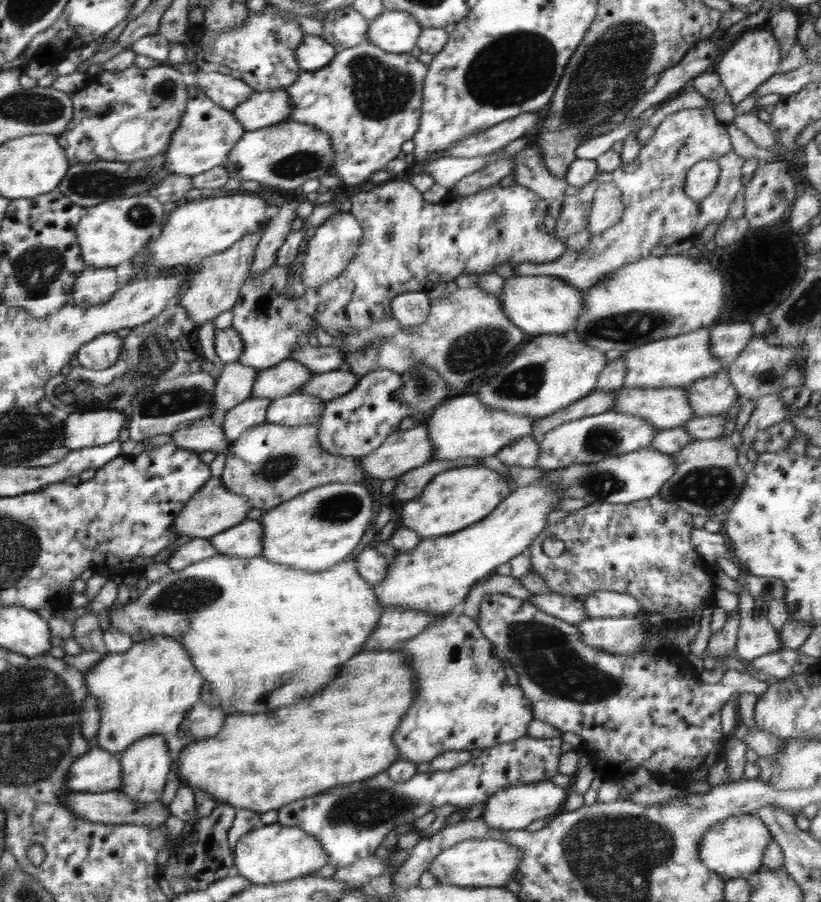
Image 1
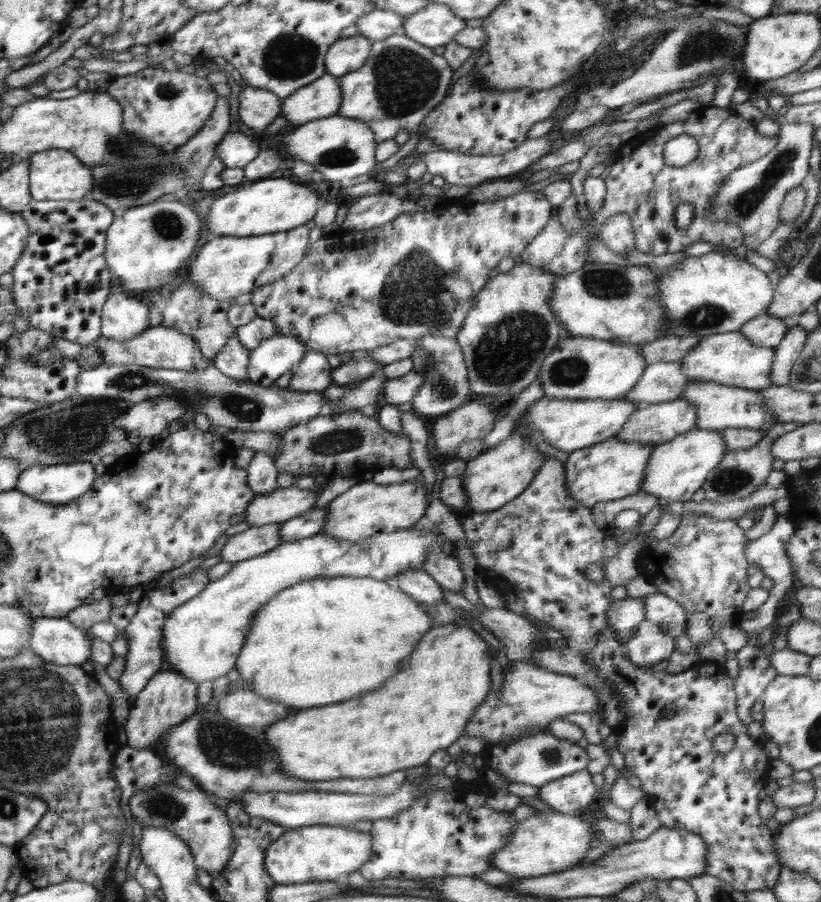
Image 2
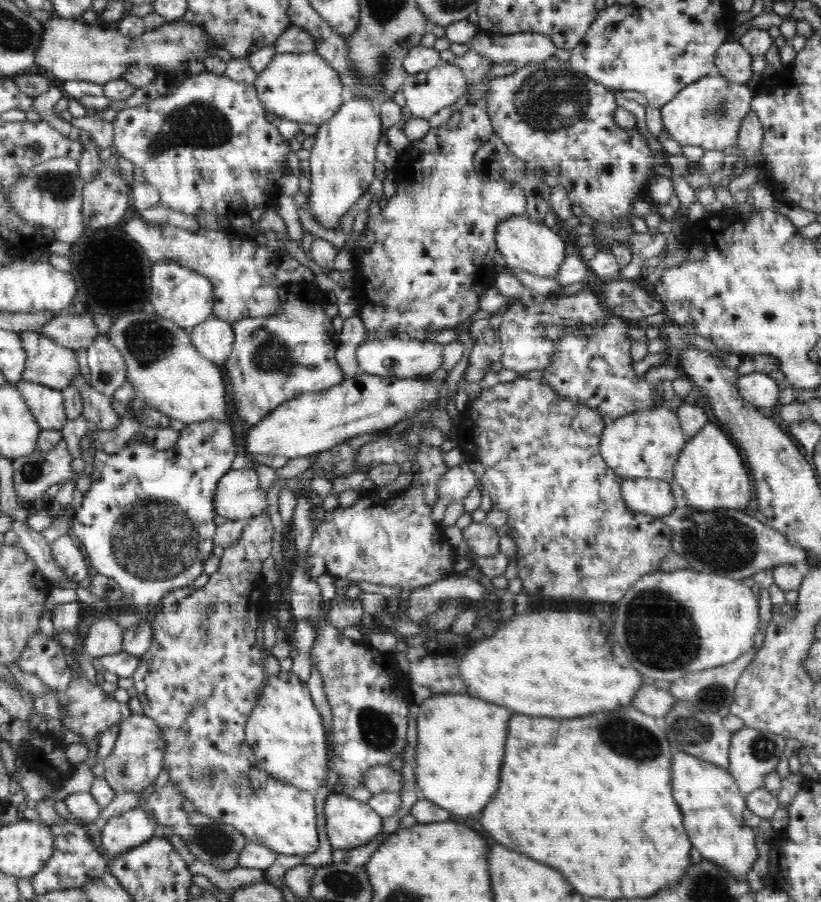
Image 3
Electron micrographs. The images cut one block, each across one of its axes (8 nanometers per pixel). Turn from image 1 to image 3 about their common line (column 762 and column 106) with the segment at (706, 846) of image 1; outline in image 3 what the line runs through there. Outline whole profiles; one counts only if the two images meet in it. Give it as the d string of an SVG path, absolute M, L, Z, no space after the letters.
M140 806L131 808L120 816L108 818L106 822L103 822L100 830L100 854L104 856L105 860L113 859L132 847L148 842L156 834L156 828L158 828L156 819L144 807Z

